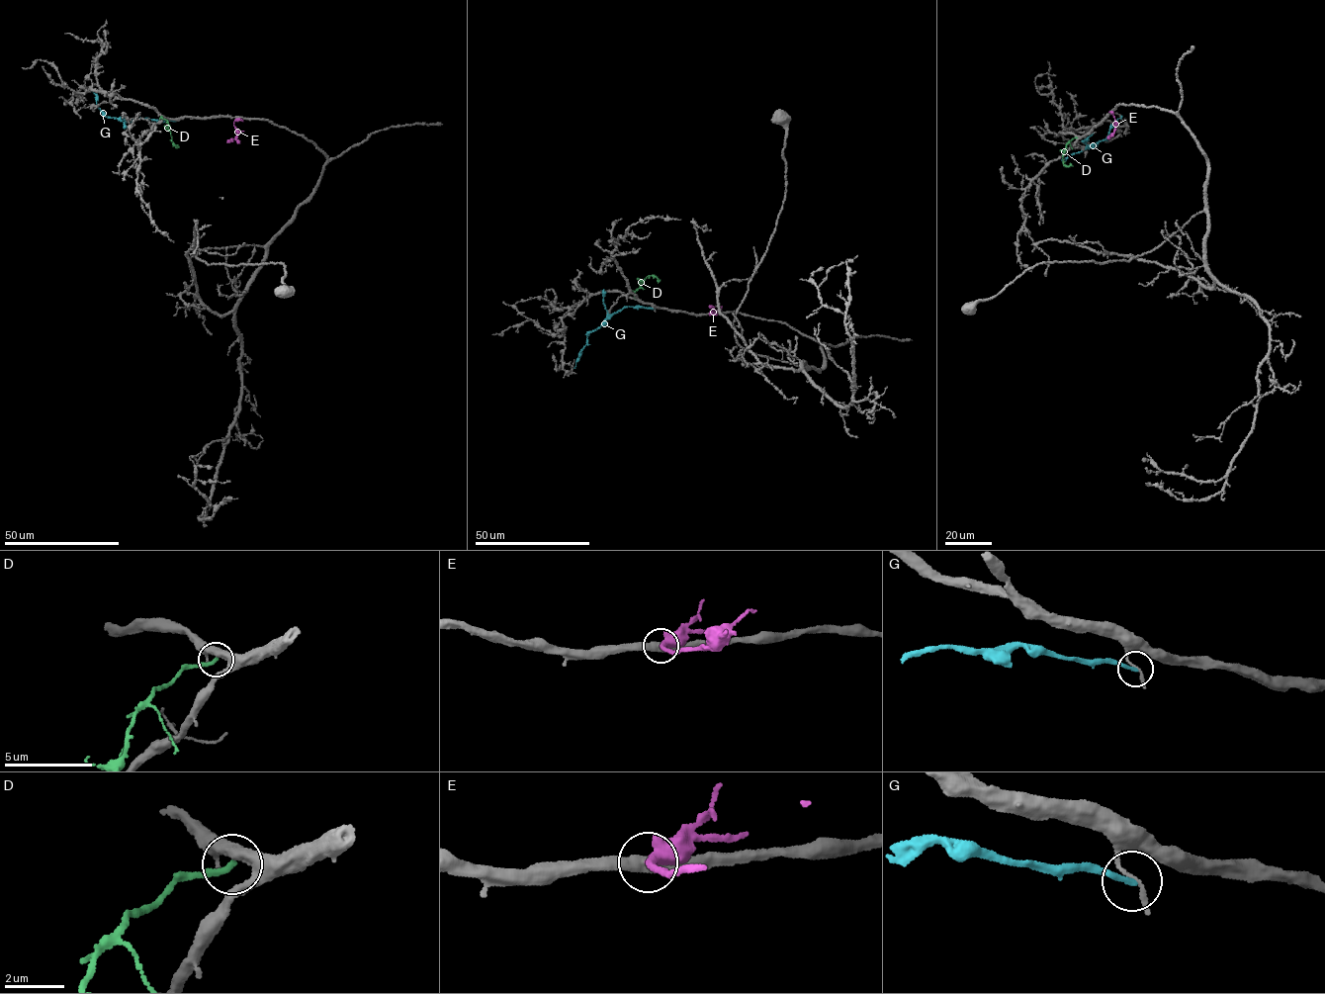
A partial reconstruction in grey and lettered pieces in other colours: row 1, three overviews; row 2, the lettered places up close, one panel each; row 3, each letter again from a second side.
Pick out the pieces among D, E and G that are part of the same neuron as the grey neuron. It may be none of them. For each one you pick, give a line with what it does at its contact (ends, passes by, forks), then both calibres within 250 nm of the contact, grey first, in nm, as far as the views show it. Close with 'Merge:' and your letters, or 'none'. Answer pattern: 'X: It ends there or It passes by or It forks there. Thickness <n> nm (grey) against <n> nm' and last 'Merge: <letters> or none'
Merge: none

